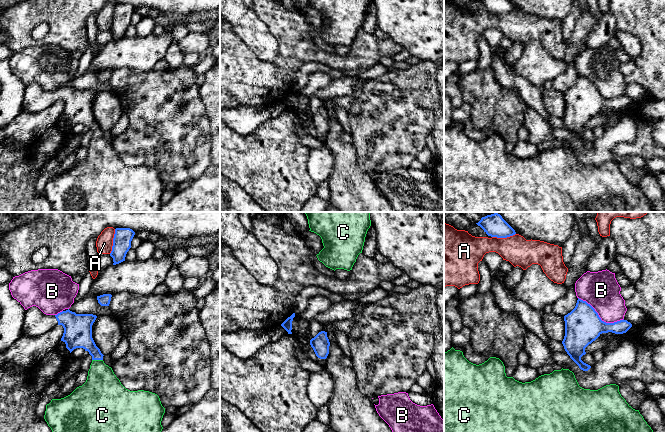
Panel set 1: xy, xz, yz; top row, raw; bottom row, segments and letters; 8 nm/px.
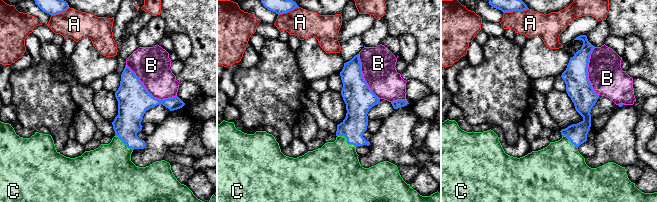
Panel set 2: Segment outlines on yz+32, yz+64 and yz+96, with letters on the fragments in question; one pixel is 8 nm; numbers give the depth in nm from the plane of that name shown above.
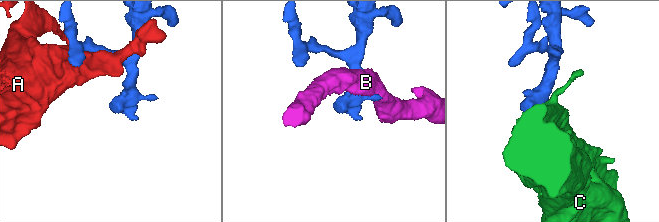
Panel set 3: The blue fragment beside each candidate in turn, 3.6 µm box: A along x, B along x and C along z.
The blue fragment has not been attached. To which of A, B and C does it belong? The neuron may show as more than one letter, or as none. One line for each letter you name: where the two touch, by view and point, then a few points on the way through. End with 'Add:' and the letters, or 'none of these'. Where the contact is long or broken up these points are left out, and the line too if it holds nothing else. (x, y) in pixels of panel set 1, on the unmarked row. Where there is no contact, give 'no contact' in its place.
C: meets blue in xy at (97, 135); runs through xy (79, 110), (95, 128), (97, 135), (102, 165)
Add: C

